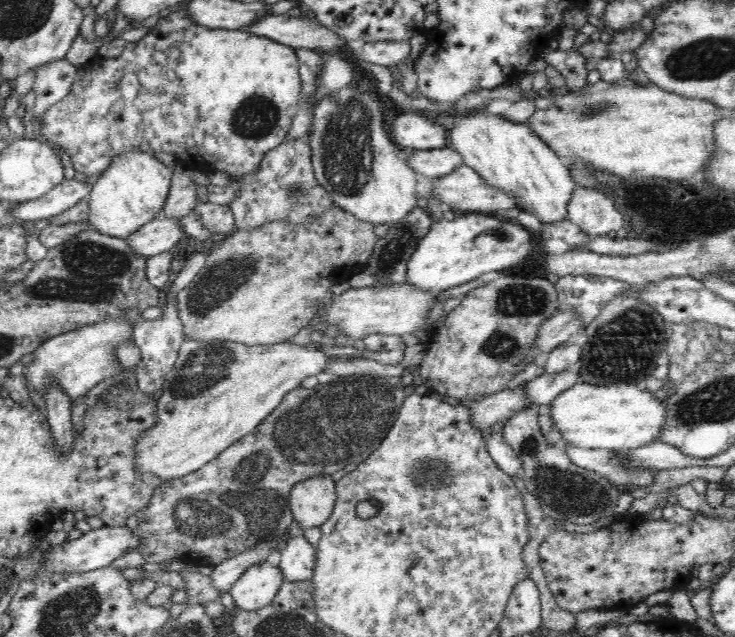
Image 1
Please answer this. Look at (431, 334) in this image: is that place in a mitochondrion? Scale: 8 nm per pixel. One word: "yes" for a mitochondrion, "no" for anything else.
no

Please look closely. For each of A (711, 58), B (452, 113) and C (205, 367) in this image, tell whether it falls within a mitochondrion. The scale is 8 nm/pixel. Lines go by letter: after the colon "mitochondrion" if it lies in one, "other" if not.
A: mitochondrion
B: other
C: mitochondrion

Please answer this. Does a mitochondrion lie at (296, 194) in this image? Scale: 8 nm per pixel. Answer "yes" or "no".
yes

